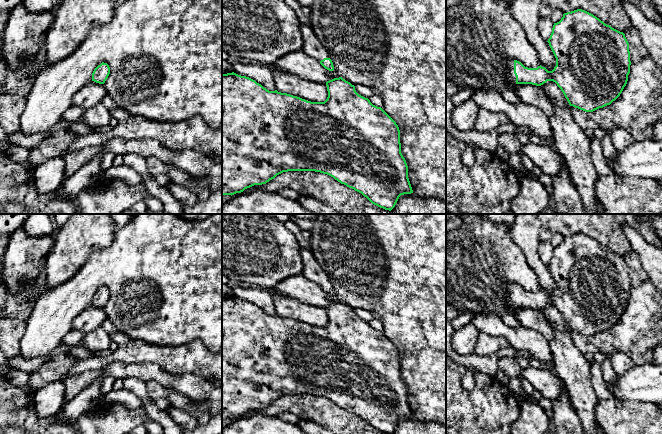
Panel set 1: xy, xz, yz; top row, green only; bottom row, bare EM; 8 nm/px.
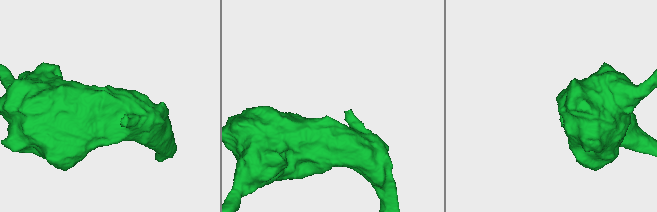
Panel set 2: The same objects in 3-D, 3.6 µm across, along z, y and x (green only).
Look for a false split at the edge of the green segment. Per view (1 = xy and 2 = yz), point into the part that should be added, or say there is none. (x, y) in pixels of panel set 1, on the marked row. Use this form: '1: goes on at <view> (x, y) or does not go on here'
1: does not go on here
2: goes on at yz (510, 64)

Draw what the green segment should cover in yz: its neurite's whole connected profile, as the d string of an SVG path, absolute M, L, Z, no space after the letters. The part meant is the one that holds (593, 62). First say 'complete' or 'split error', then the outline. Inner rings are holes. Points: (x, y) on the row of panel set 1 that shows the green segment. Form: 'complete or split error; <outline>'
split error; M577 9L554 23L547 42L556 58L554 69L528 68L509 59L506 71L511 82L541 86L553 81L570 106L585 112L610 105L620 96L631 65L623 32Z

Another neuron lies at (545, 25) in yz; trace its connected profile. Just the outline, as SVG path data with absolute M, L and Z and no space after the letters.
M544 17L539 18L538 28L539 28L541 36L546 41L548 41L548 39L550 38L553 25L554 25L554 22L551 20L551 18L544 18Z

